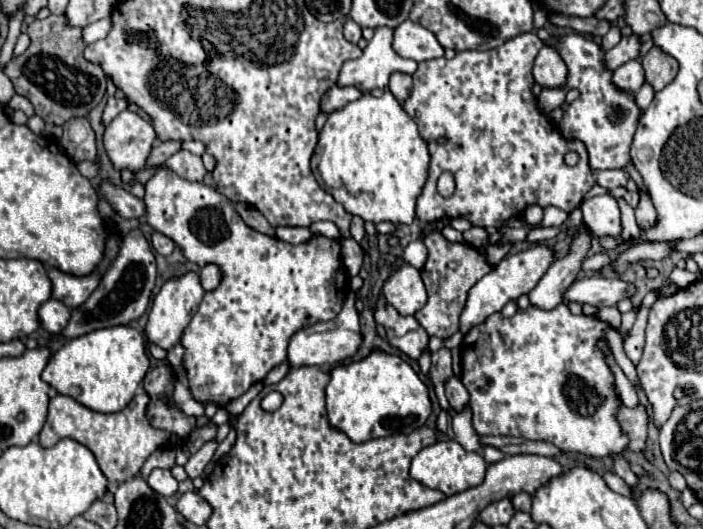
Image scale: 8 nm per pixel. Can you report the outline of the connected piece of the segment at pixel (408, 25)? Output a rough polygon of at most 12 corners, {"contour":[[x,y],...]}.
{"contour":[[411,19],[395,27],[393,49],[417,63],[443,57],[429,29]]}

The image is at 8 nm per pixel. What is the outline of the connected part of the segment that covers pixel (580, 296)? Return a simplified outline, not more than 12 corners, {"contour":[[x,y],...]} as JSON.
{"contour":[[619,277],[575,281],[565,299],[615,307],[637,287]]}

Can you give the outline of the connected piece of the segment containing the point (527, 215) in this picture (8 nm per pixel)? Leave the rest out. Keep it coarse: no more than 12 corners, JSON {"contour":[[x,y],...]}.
{"contour":[[529,205],[523,213],[523,221],[531,225],[541,223],[541,207]]}

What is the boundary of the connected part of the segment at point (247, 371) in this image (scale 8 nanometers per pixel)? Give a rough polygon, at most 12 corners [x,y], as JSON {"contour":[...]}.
{"contour":[[167,167],[145,219],[217,263],[183,331],[189,389],[217,407],[341,311],[339,239],[289,245]]}

